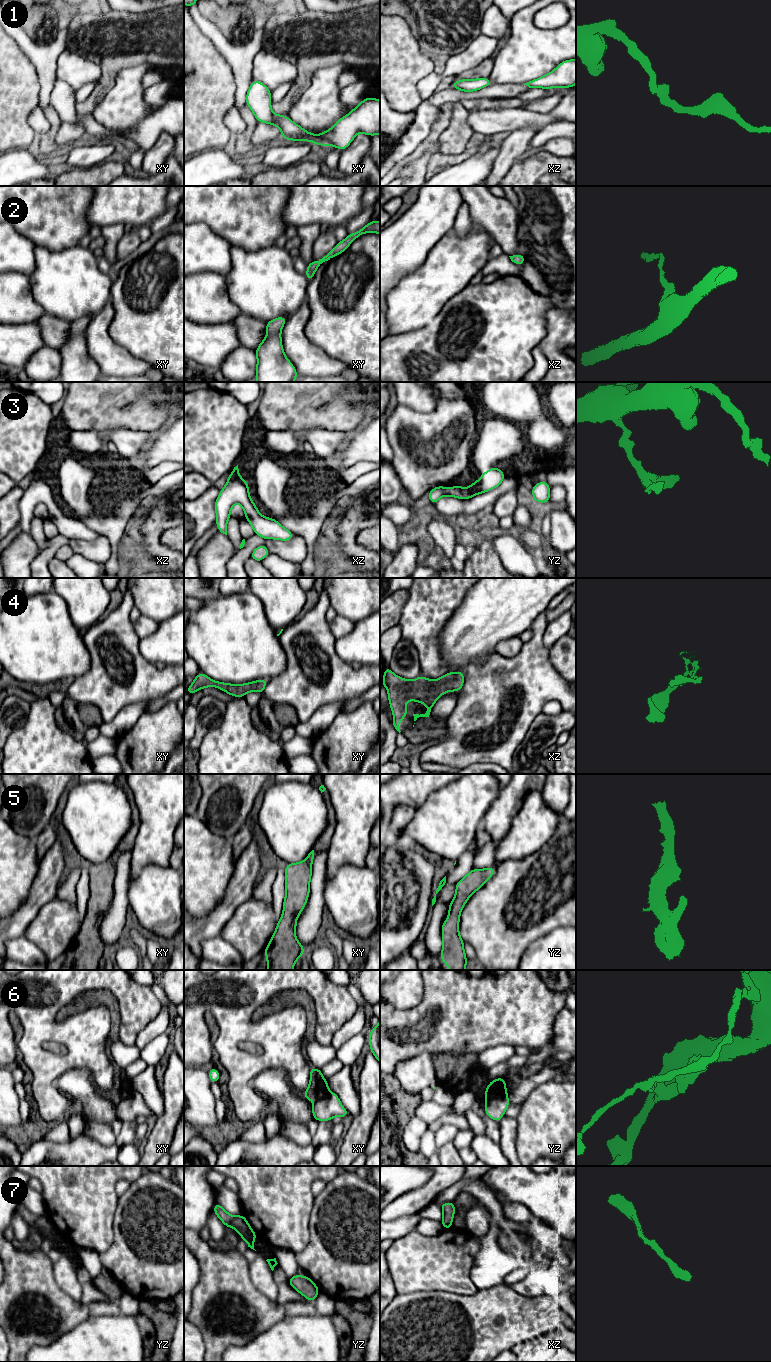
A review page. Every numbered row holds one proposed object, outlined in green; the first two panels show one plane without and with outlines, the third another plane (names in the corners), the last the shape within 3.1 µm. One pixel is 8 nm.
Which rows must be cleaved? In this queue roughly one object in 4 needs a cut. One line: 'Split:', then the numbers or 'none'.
Split: 6

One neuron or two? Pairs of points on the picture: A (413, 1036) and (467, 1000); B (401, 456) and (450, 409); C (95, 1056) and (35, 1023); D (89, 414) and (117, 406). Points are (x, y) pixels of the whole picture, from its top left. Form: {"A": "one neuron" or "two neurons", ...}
{"A": "one neuron", "B": "one neuron", "C": "one neuron", "D": "one neuron"}

